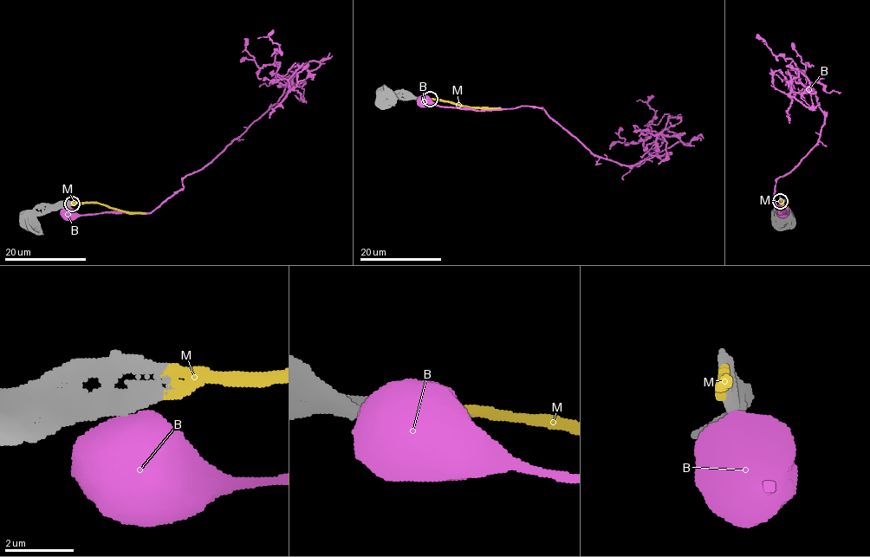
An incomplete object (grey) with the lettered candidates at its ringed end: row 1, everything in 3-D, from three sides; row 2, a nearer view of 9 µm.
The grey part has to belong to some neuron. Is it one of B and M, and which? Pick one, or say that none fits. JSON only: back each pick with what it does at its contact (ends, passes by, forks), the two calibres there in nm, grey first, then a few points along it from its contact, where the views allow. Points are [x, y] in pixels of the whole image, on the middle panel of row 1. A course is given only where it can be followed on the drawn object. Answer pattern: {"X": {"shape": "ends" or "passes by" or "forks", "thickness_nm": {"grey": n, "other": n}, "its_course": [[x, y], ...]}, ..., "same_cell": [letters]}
{"M": {"shape": "ends", "thickness_nm": {"grey": 440, "other": 400}, "its_course": [[430, 99], [470, 107], [500, 106]]}, "same_cell": ["M"]}

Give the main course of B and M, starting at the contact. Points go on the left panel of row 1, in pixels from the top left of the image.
B: (67, 207), (81, 215), (151, 213), (177, 193), (283, 93), (275, 74), (280, 48), (258, 38)
M: (71, 203), (96, 203), (144, 213)

